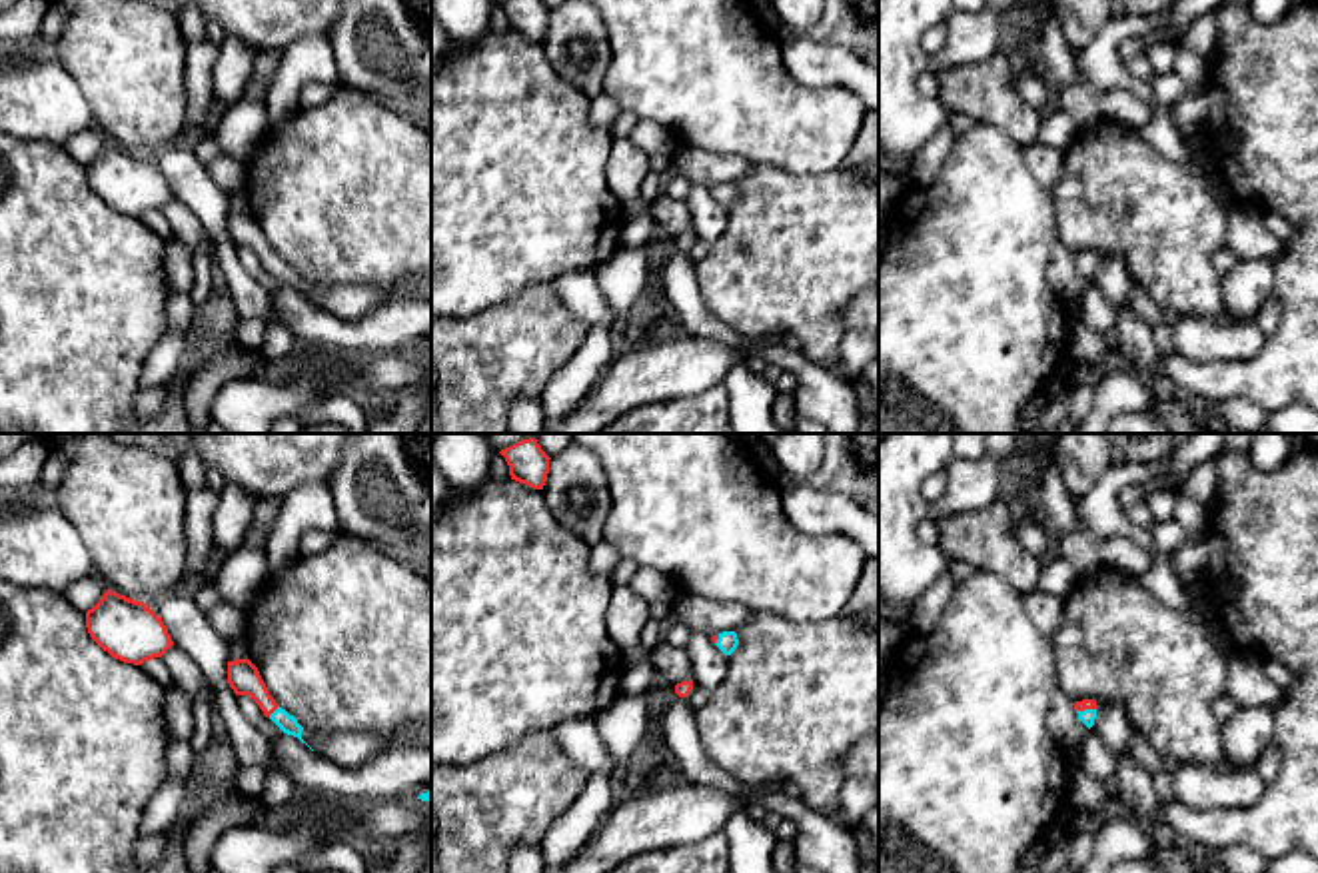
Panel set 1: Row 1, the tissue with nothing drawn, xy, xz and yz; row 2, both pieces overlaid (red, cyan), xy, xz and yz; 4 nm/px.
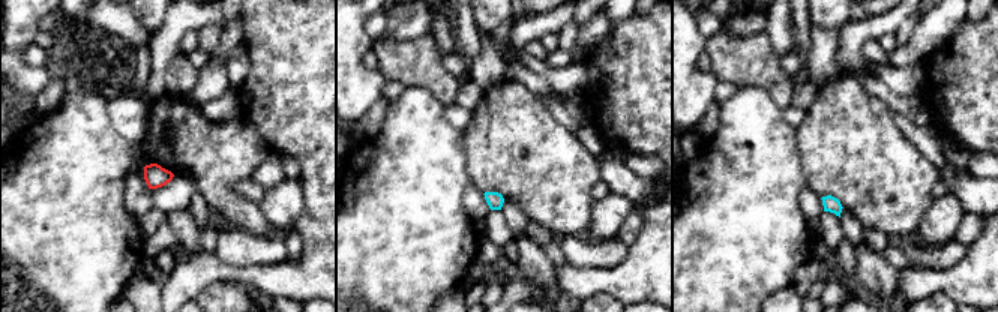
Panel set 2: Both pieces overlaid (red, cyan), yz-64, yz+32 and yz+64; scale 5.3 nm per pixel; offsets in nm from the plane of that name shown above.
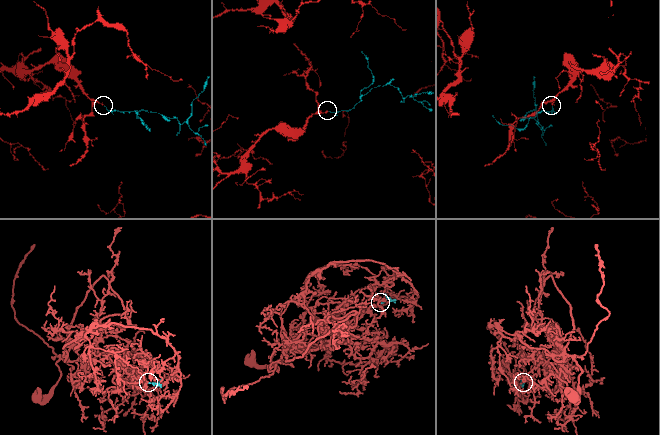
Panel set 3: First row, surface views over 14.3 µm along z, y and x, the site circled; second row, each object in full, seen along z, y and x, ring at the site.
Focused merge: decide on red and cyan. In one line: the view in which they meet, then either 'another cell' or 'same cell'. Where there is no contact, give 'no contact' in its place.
meets red in xy; same cell

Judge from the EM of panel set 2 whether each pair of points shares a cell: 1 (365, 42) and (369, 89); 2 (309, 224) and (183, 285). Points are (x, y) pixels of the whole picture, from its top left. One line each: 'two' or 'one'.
1: one
2: one

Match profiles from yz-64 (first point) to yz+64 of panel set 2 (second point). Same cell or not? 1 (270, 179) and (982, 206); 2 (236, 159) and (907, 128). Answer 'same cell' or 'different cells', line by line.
1: same cell
2: different cells

